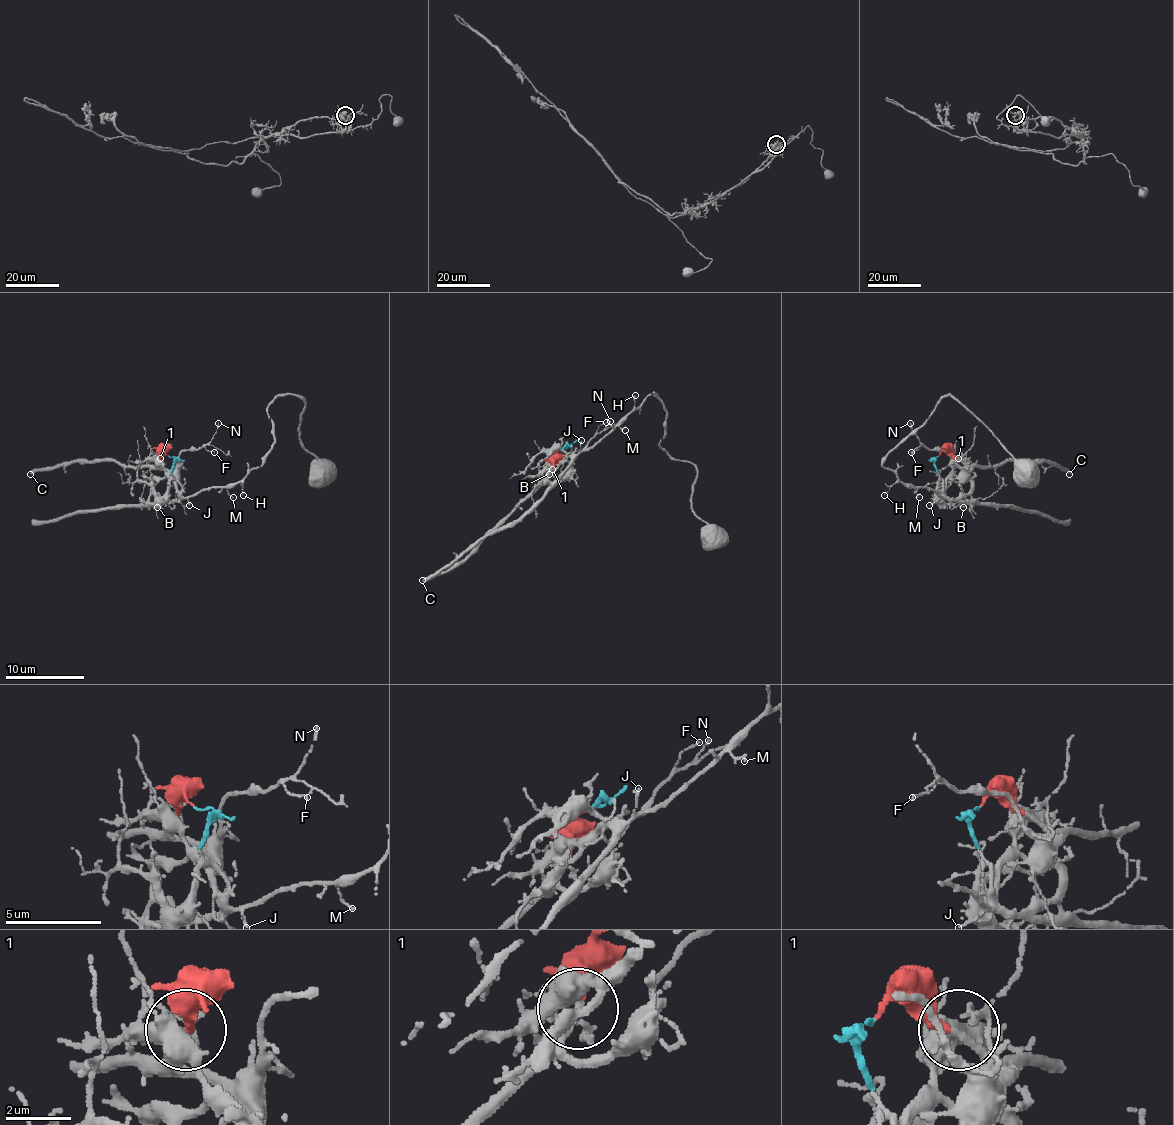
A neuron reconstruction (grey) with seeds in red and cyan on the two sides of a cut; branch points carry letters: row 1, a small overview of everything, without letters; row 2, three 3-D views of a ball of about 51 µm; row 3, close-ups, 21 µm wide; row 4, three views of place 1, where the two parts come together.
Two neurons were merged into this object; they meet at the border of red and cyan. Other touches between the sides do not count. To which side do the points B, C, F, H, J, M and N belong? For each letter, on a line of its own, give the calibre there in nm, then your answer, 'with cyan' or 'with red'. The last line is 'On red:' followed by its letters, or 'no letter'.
B: 160 nm thick; with cyan
C: 320 nm thick; with red
F: 100 nm thick; with red
H: 70 nm thick; with cyan
J: 130 nm thick; with cyan
M: 120 nm thick; with cyan
N: 120 nm thick; with red
On red: C, F, N

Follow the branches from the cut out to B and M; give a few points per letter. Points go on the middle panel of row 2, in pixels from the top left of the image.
B: (560, 449), (566, 445), (562, 449), (564, 455), (560, 465), (546, 482), (548, 474)
M: (560, 449), (566, 445), (562, 449), (576, 455), (588, 451), (617, 425), (625, 429)

